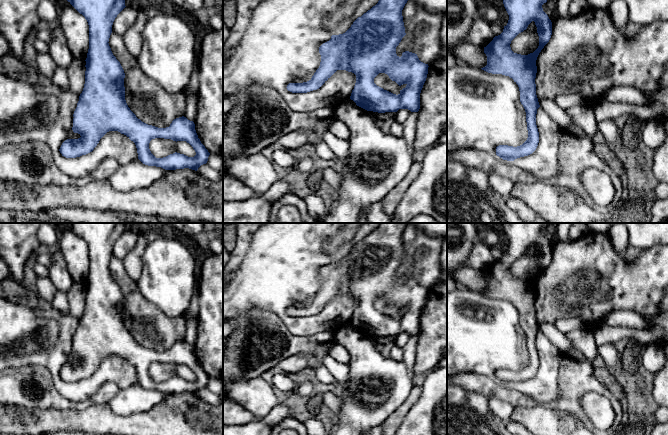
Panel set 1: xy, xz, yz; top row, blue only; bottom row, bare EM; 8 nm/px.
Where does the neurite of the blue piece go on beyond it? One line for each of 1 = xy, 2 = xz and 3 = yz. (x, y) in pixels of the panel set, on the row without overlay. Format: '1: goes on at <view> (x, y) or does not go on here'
1: does not go on here
2: does not go on here
3: does not go on here

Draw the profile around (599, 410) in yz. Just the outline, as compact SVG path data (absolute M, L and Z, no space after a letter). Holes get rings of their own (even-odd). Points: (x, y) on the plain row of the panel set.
M588 392L581 397L580 405L596 430L609 430L615 420L615 412L607 397Z

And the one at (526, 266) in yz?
M532 245L526 254L519 257L510 268L514 277L528 279L533 277L539 270L539 260L535 246Z

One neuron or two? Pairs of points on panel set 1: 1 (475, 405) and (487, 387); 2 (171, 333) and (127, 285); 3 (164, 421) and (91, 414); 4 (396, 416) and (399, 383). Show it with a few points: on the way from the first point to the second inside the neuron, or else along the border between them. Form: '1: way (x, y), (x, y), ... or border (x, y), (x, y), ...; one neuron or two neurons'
1: border (460, 386), (467, 390), (481, 393), (488, 399); two neurons
2: way (158, 323), (133, 298); one neuron
3: way (146, 424), (109, 424); one neuron
4: border (411, 390), (408, 397), (381, 424); two neurons

